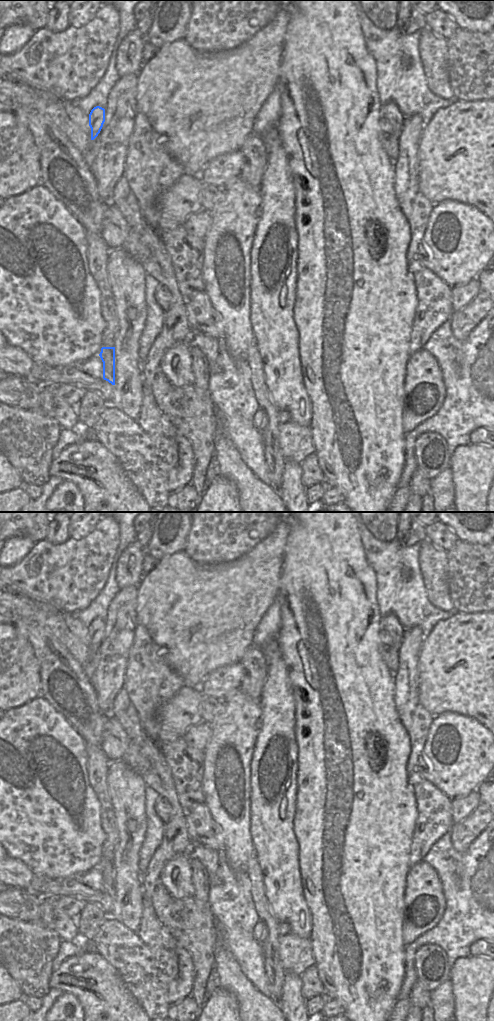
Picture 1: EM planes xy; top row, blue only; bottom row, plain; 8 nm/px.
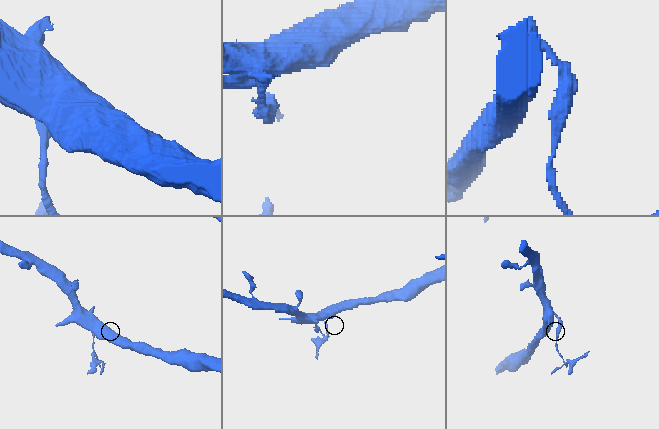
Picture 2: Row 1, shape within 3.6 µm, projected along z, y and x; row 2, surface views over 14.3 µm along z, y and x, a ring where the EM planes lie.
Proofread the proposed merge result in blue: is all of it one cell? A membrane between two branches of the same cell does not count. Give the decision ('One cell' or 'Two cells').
Two cells

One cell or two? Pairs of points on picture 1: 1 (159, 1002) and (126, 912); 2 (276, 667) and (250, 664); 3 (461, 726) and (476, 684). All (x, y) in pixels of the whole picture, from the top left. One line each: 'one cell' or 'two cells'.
1: two cells
2: two cells
3: two cells

